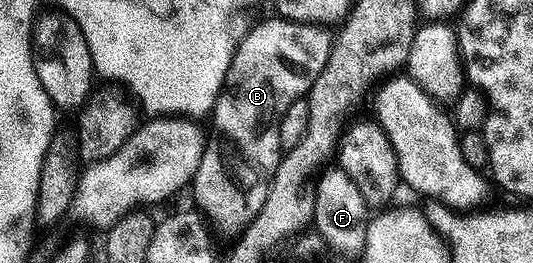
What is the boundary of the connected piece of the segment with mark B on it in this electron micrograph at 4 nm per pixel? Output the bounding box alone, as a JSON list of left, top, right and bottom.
[190,16,334,232]

